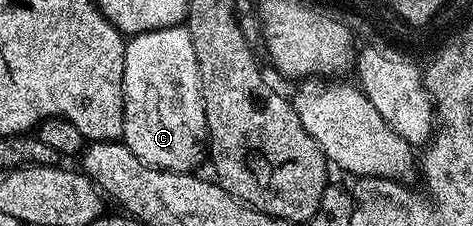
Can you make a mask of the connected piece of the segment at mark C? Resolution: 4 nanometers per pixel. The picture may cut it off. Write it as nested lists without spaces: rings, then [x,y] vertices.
[[[186,26],[175,28],[159,28],[153,32],[143,32],[131,37],[124,45],[124,135],[122,143],[151,168],[164,168],[168,172],[186,172],[189,174],[197,171],[196,167],[206,160],[206,145],[209,143],[208,123],[206,122],[206,110],[204,109],[204,95],[202,94],[202,82],[198,70],[198,58],[194,54],[194,42],[190,38],[190,30]]]

